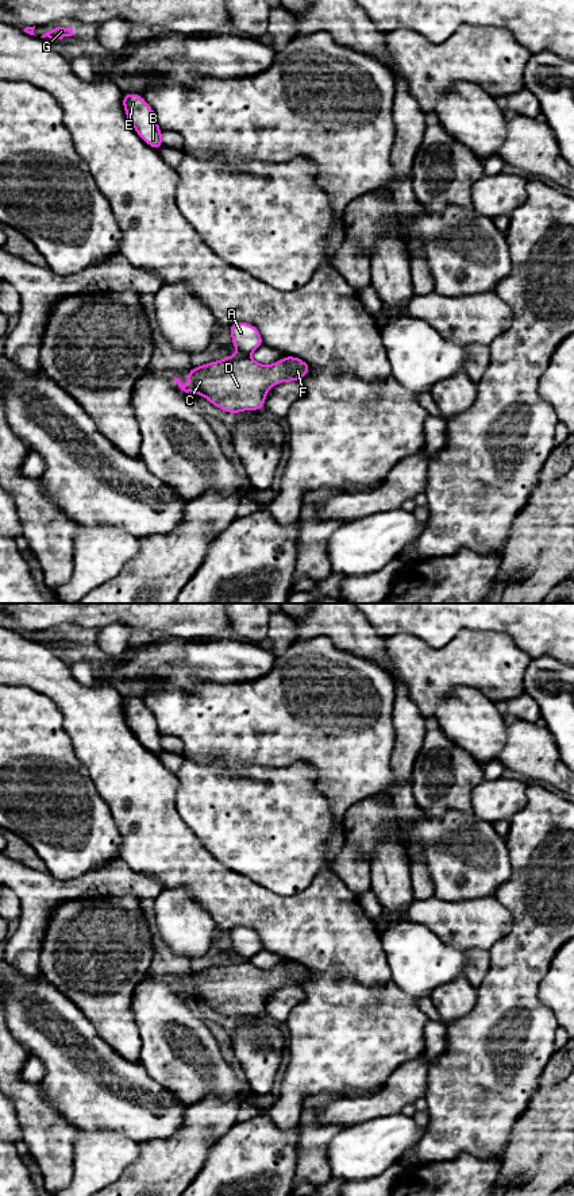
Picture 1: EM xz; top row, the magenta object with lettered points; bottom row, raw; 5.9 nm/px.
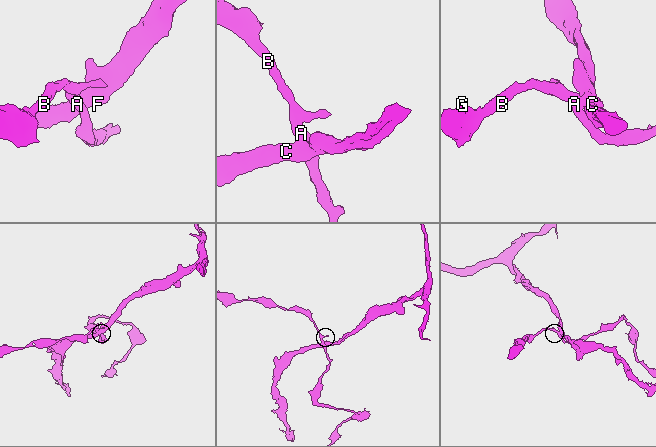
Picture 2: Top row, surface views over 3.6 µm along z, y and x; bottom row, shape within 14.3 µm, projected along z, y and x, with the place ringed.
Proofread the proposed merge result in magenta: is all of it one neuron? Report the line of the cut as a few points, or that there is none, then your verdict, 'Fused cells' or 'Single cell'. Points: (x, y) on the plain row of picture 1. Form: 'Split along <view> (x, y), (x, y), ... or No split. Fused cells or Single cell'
Split along xz (241, 959), (247, 960). Fused cells

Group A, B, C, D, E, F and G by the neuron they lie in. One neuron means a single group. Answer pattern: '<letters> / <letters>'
A B E G / C D F

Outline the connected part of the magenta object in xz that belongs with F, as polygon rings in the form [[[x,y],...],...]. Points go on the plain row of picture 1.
[[[231,960],[220,965],[190,972],[188,989],[174,981],[185,998],[205,1002],[213,1011],[231,1019],[265,1014],[270,992],[281,987],[301,985],[311,975],[297,961],[285,961],[273,969],[261,969],[249,960]]]

